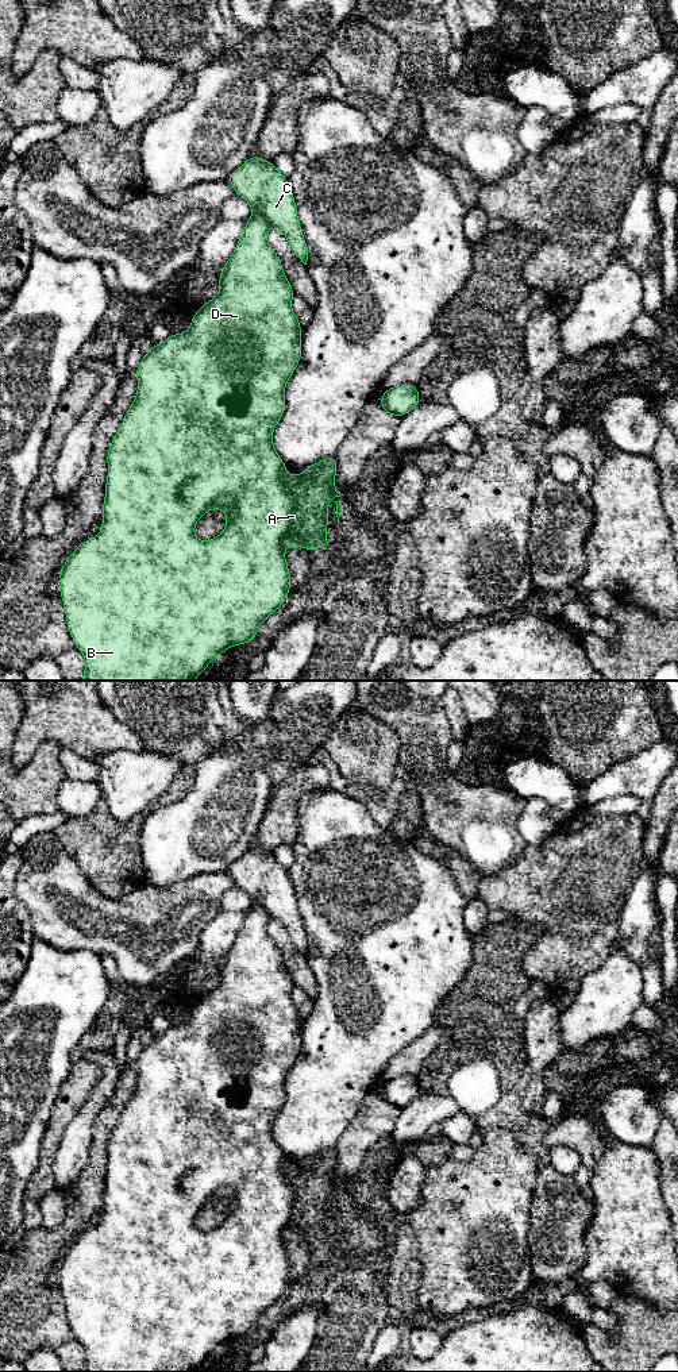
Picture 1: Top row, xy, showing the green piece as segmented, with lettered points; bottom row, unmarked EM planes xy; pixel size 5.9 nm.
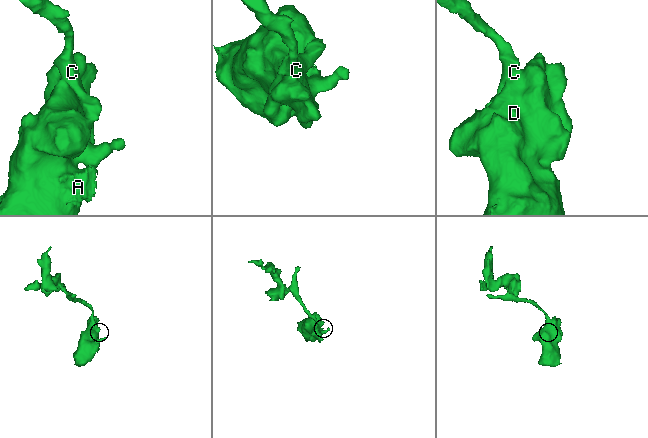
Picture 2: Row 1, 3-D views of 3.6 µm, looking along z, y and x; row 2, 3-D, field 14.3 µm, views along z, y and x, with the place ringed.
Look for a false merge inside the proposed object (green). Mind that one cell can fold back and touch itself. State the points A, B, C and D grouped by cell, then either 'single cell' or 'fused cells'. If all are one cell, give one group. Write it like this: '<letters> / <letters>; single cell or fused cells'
A B C D; single cell

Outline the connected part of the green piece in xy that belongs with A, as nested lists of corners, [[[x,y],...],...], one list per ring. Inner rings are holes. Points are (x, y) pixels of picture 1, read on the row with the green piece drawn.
[[[261,157],[249,159],[228,176],[236,194],[243,197],[253,213],[238,240],[234,254],[223,266],[219,278],[219,293],[203,304],[193,315],[189,328],[182,334],[172,334],[165,342],[151,346],[143,355],[135,375],[138,390],[118,433],[113,436],[108,454],[108,475],[103,502],[101,531],[90,540],[84,540],[59,571],[59,594],[65,606],[66,623],[72,640],[85,659],[82,681],[194,681],[208,668],[208,664],[226,650],[246,644],[257,637],[261,624],[282,605],[290,593],[290,573],[285,558],[289,547],[331,548],[327,542],[328,504],[332,497],[342,494],[335,490],[338,470],[335,456],[324,458],[311,465],[301,474],[288,474],[286,465],[273,446],[273,432],[285,412],[285,388],[294,373],[303,352],[298,317],[292,309],[294,292],[284,273],[281,259],[267,242],[270,228],[280,230],[290,244],[296,257],[307,265],[309,250],[297,216],[297,207],[288,180],[277,170],[274,162]],[[211,509],[226,513],[226,528],[211,540],[200,540],[194,535],[197,521]]]

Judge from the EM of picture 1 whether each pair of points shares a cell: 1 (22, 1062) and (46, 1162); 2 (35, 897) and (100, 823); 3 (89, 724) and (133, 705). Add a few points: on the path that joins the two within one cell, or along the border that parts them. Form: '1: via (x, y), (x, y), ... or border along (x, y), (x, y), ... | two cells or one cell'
1: border along (51, 1112), (41, 1143), (41, 1160), (33, 1172) | two cells
2: border along (53, 832), (88, 882) | two cells
3: border along (99, 694), (110, 710), (137, 733) | two cells

